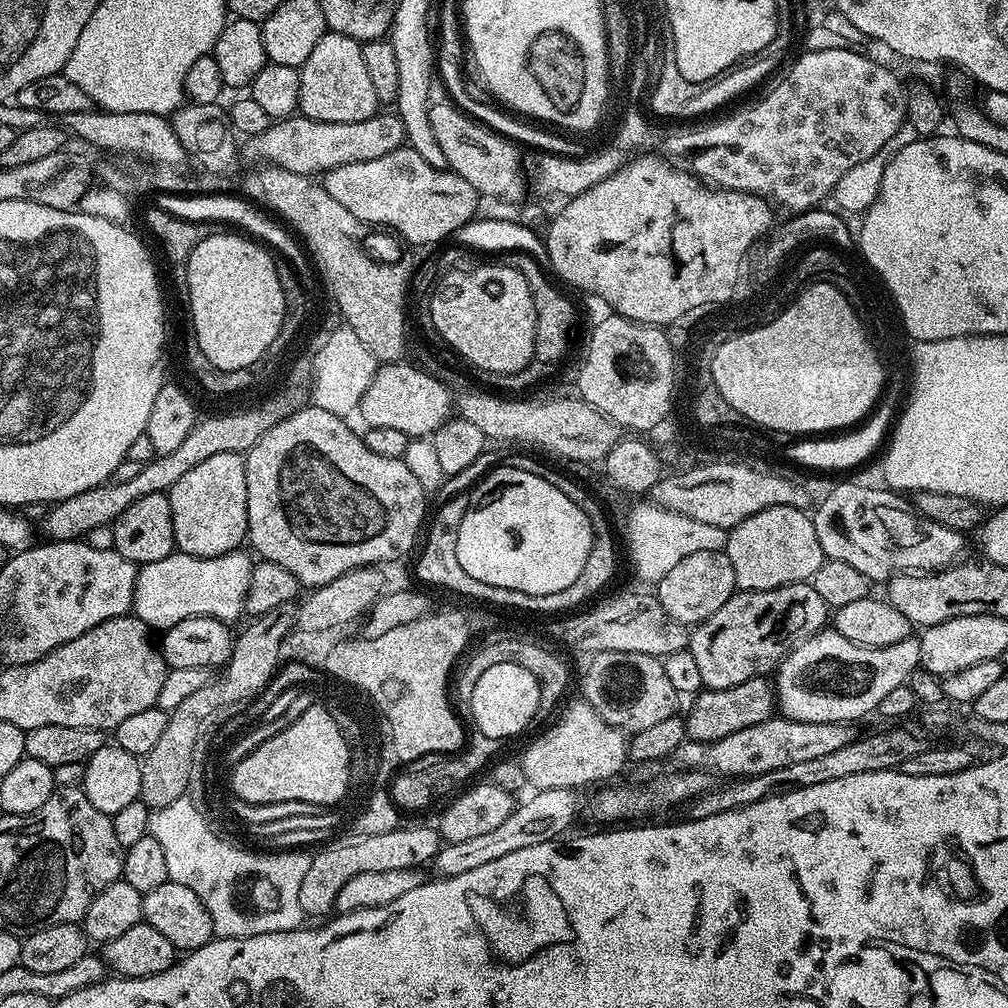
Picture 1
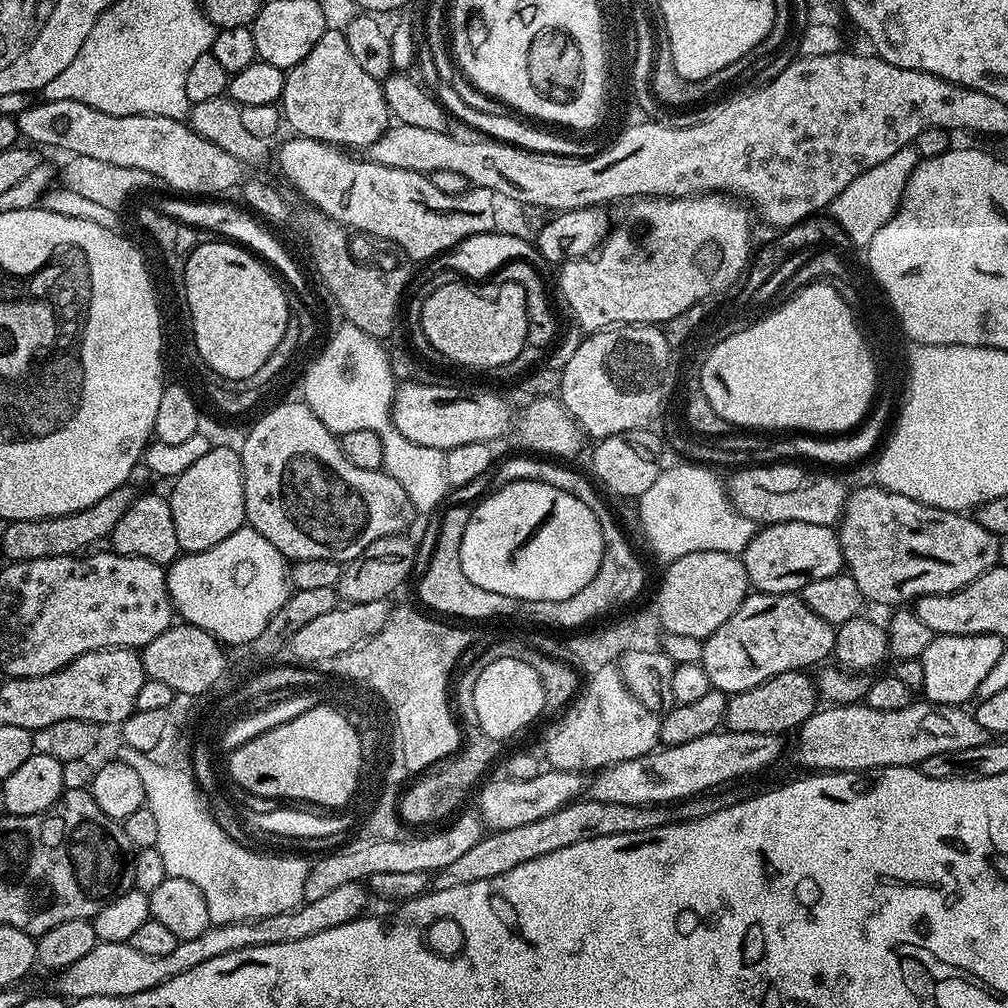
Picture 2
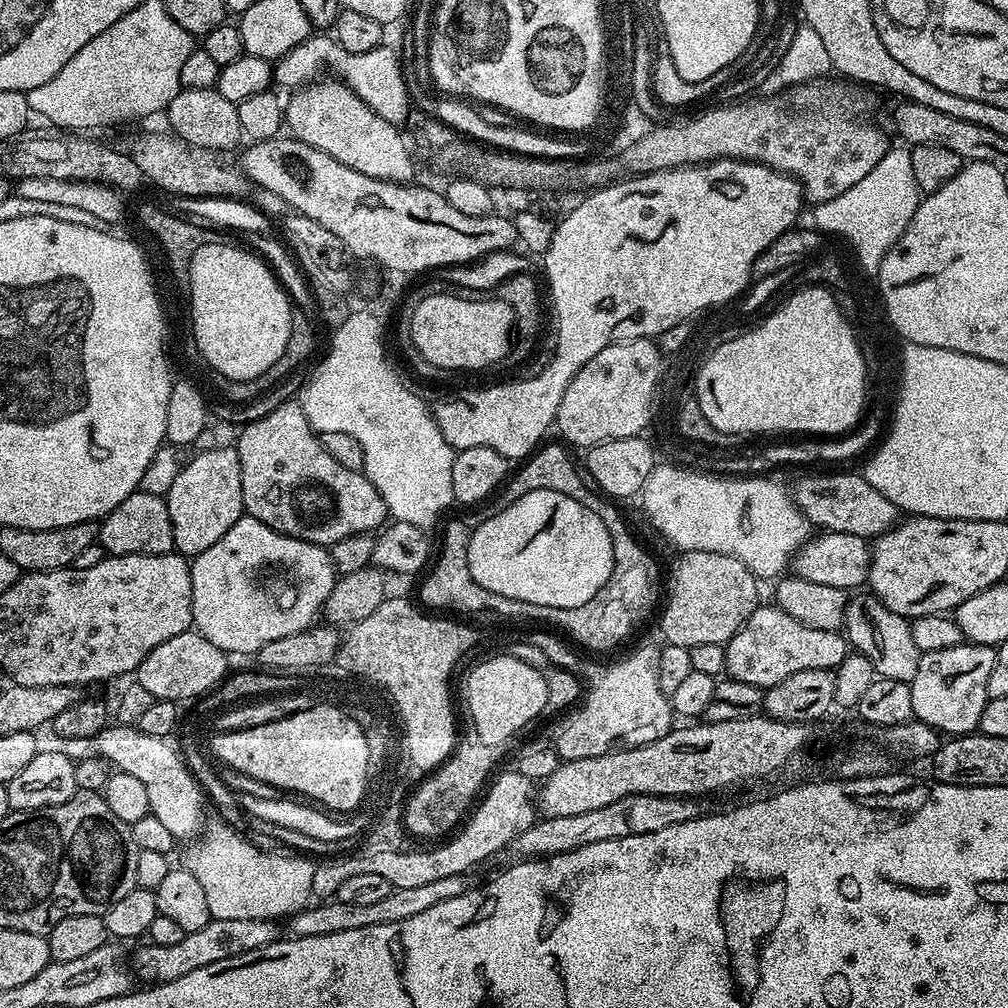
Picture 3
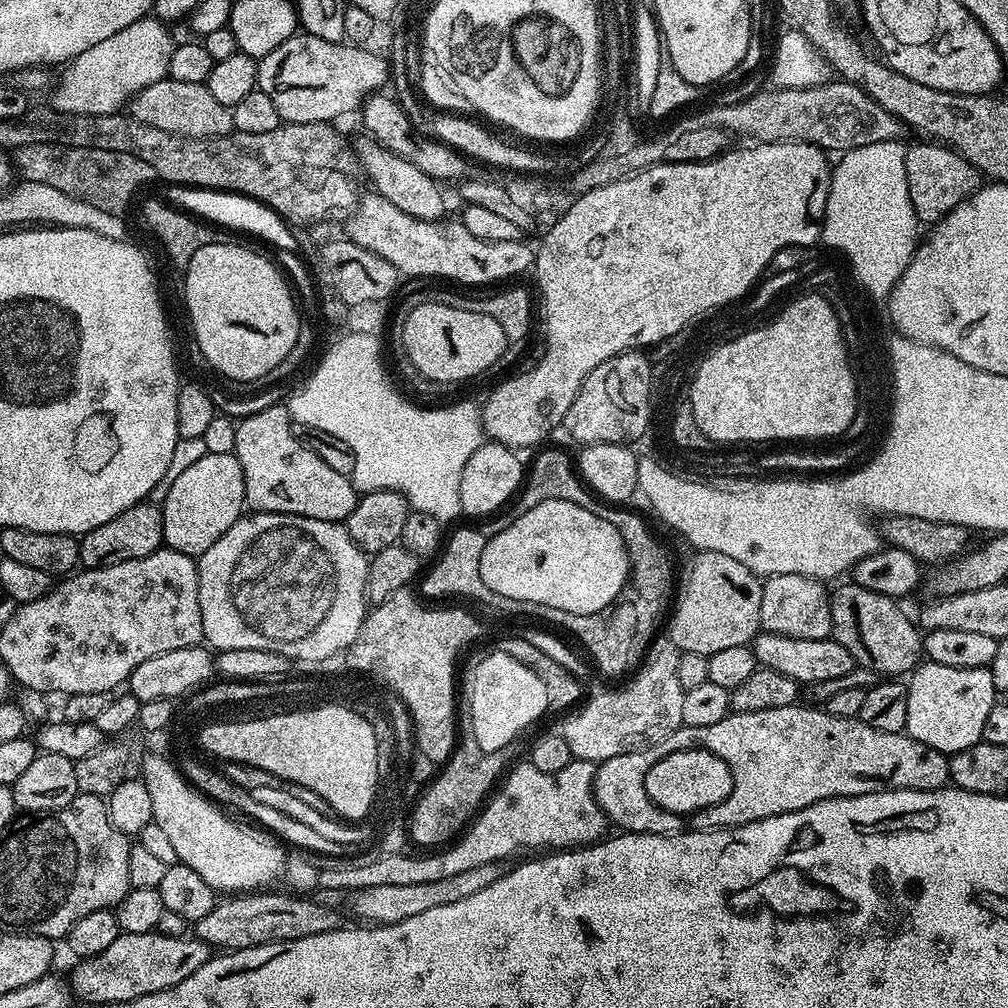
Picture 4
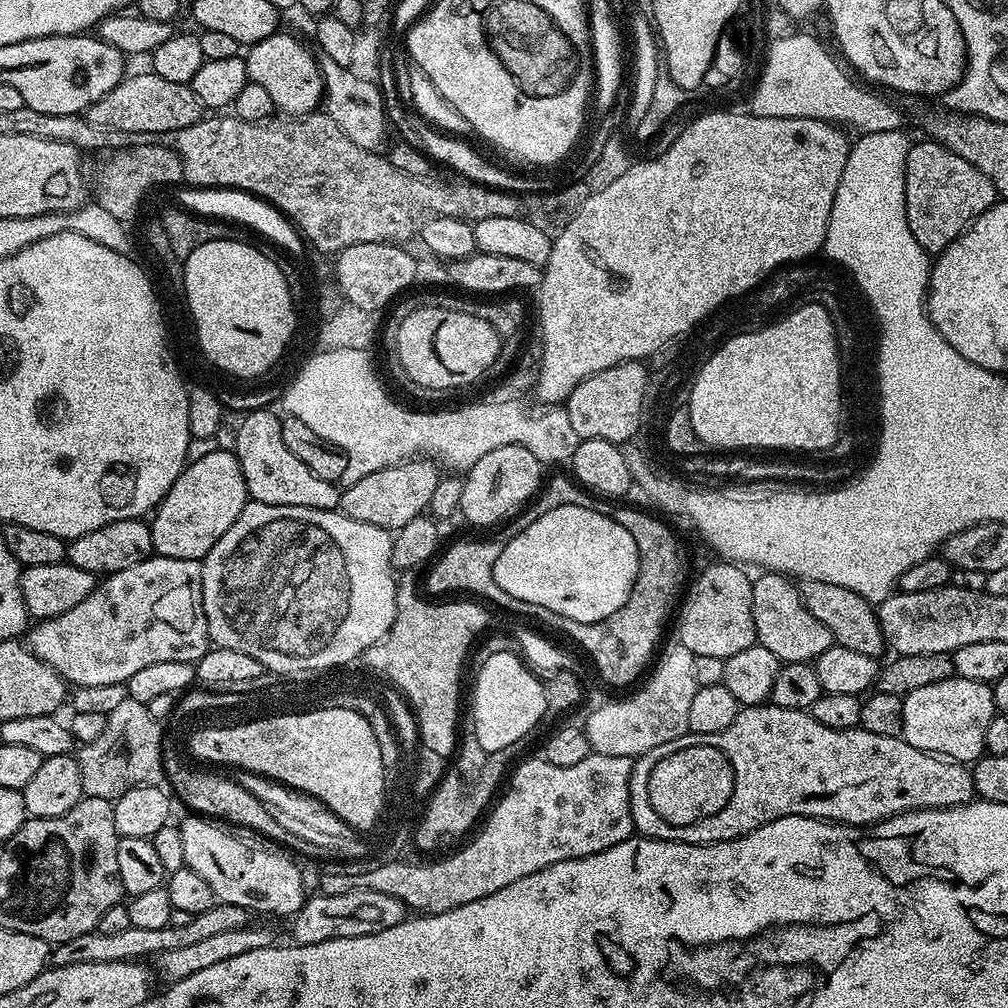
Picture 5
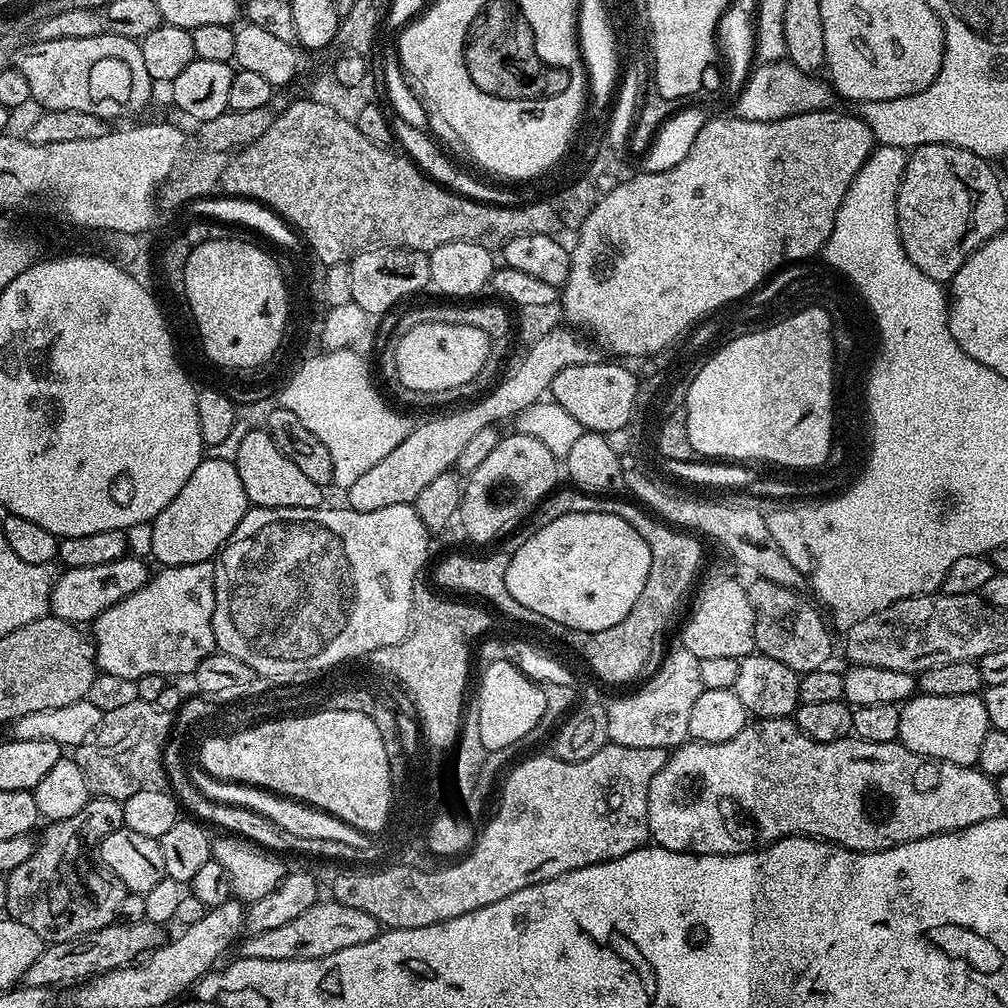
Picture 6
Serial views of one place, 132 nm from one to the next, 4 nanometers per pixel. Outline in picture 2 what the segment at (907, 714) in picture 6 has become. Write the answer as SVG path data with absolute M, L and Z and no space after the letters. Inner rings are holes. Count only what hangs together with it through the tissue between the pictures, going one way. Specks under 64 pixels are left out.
M950 634L933 635L930 646L918 658L922 666L922 695L930 704L967 705L978 690L978 682L986 679L986 674L994 670L998 657L1006 647L1005 637L994 634Z

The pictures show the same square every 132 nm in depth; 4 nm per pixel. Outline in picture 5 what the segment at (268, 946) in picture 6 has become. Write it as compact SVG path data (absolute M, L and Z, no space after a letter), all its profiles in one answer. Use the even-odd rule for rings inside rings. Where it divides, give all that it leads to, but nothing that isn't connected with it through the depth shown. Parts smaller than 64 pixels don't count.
M346 890L346 894L323 894L309 895L301 909L291 917L292 940L297 944L317 944L334 938L362 938L366 934L378 934L382 930L390 930L390 926L398 926L406 919L409 919L409 909L404 907L398 898L390 898L390 894L382 894L378 890Z

